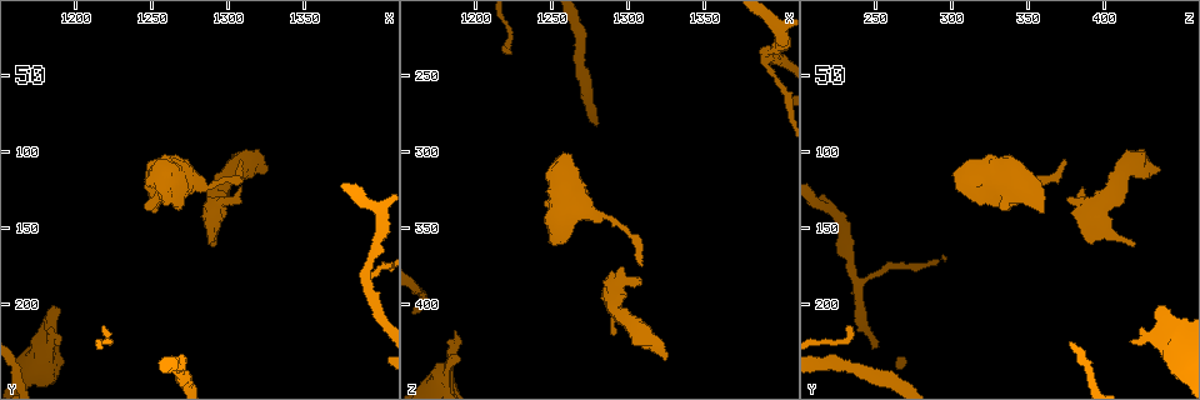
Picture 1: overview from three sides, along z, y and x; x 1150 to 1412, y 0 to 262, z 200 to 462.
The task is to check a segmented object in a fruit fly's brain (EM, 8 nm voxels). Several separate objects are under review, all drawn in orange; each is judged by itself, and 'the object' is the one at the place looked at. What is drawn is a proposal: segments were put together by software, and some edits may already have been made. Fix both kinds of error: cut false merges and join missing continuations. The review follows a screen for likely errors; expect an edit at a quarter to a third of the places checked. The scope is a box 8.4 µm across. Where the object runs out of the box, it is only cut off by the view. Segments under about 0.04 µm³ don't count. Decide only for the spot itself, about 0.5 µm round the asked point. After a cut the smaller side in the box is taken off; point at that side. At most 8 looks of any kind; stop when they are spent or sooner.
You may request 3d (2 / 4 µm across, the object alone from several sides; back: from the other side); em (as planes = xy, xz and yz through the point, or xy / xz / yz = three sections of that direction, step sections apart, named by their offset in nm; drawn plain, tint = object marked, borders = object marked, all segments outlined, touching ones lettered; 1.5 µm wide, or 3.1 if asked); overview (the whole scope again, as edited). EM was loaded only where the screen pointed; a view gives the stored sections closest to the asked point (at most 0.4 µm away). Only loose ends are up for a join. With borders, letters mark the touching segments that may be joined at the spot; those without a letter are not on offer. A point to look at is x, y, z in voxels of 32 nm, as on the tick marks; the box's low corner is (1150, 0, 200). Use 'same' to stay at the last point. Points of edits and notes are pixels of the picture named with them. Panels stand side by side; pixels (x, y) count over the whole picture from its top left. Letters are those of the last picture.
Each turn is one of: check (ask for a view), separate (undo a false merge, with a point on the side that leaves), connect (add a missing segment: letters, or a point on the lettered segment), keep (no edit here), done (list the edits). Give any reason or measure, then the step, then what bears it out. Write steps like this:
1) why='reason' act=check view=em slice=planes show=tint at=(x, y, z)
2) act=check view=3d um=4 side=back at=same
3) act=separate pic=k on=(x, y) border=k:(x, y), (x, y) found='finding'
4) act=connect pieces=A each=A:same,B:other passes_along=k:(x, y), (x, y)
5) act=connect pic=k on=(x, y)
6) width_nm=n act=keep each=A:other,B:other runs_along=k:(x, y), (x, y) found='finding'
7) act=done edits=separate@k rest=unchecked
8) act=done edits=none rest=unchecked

why='branch stops here' act=check view=em slice=planes show=borders at=(1184, 200, 436)

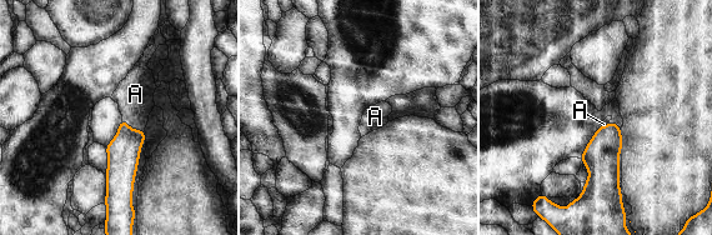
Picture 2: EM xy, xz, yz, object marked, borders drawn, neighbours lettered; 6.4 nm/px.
act=connect pieces=A each=A:same found='the neuron continues'

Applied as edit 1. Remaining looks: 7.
why='an open end' act=check view=em slice=planes show=borders at=(1254, 140, 356)

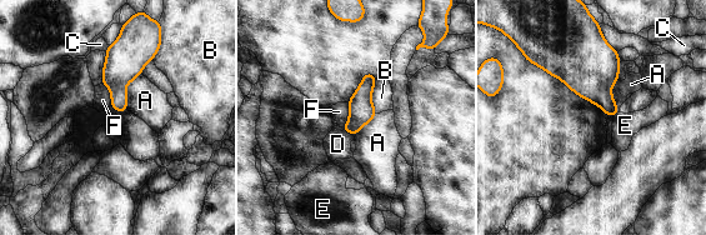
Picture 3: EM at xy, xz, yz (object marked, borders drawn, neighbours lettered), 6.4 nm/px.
act=connect pieces=D each=A:other,B:other,C:other,D:same,E:other,F:other found='it goes on there'

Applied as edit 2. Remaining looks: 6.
why='branch stops here' act=check view=3d um=2 at=(1288, 162, 422)

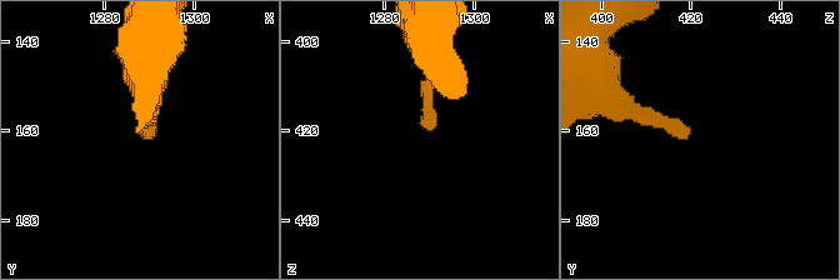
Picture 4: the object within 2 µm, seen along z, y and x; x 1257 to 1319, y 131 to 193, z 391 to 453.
act=check view=em slice=xz step=4 show=tint at=(1289, 162, 420)

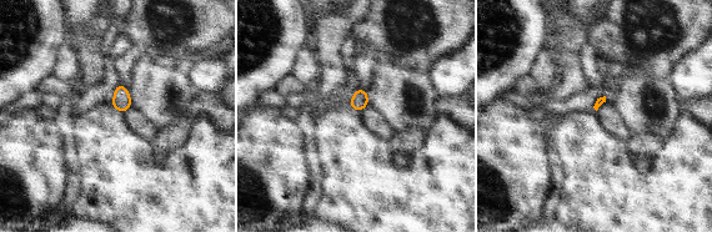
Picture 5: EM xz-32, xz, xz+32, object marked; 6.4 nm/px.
why='another direction' act=check view=em slice=planes show=borders at=same

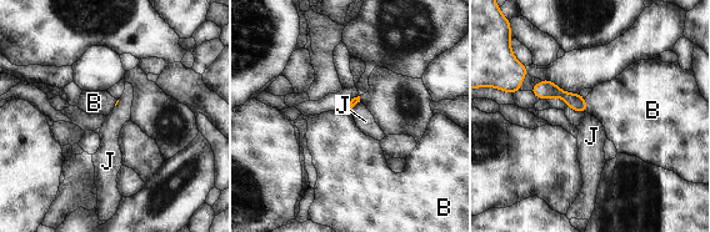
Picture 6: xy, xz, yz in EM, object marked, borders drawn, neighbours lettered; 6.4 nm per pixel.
longest_contact=B:90nm act=keep each=B:other,J:other found='no lettered segment goes on from it'

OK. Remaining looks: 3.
act=done edits=connect@2,connect@3 rest=unchecked

